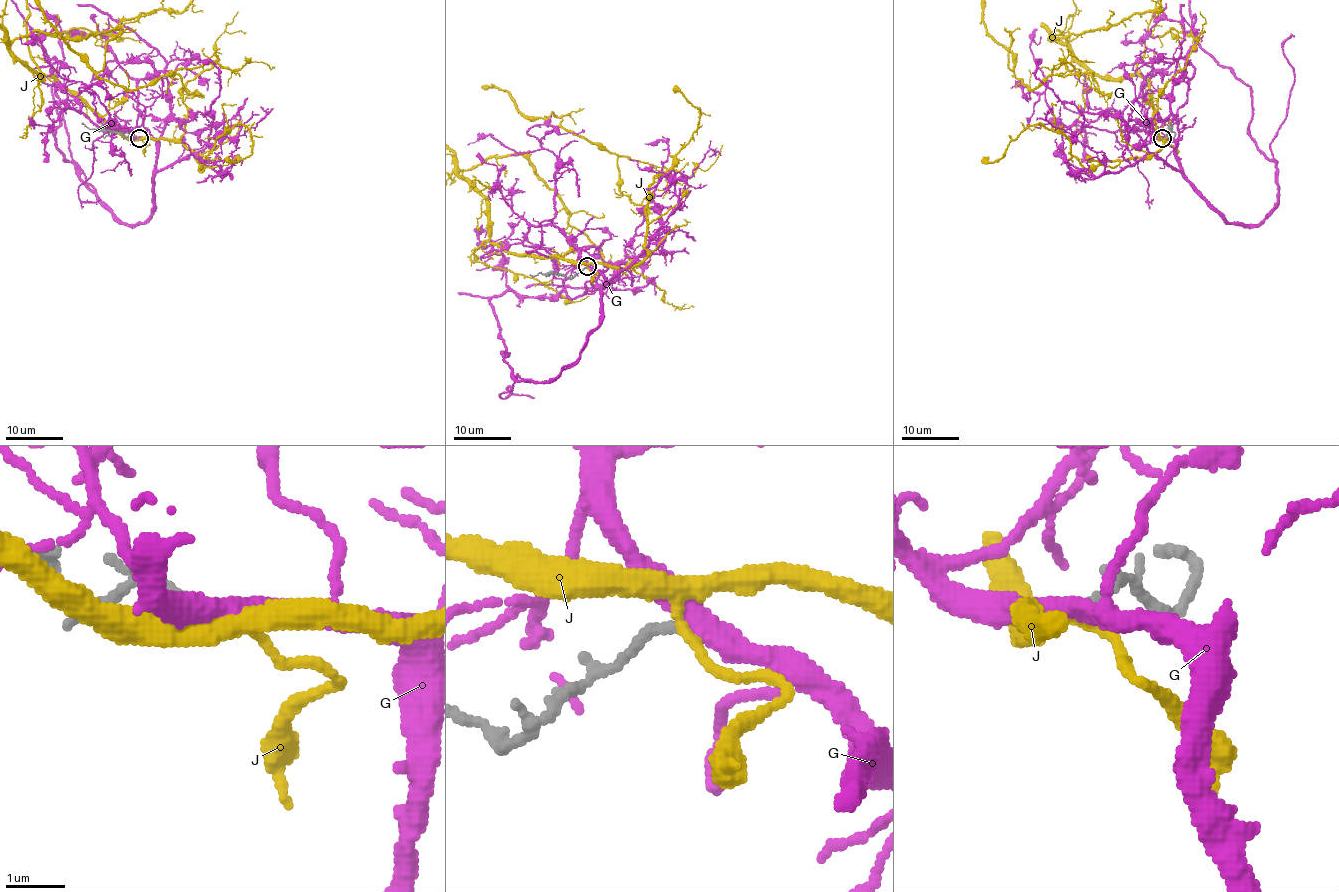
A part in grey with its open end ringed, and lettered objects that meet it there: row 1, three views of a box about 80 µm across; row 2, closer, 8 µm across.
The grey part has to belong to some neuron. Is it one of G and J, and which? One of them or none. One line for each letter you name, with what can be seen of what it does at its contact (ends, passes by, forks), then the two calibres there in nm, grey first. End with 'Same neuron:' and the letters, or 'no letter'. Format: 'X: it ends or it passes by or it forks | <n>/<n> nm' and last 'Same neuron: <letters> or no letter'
Same neuron: no letter

